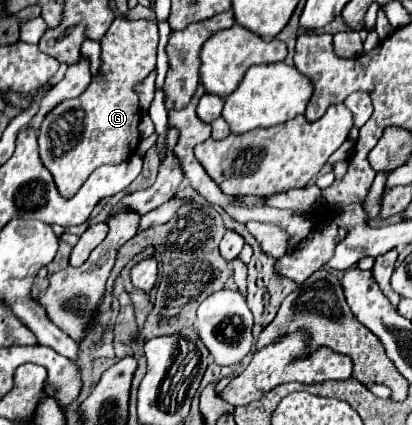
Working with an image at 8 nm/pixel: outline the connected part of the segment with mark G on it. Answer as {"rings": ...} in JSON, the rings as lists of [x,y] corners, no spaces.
{"rings":[[[116,18],[106,32],[106,36],[100,41],[102,50],[102,76],[96,76],[86,92],[74,100],[64,100],[58,104],[42,122],[42,128],[38,130],[38,144],[40,144],[40,160],[48,168],[48,172],[54,178],[54,184],[62,196],[74,196],[78,188],[84,184],[84,180],[102,164],[122,164],[122,160],[128,160],[140,142],[138,134],[138,122],[140,122],[140,108],[138,108],[138,96],[134,92],[134,86],[142,82],[148,72],[156,66],[156,50],[158,50],[158,26],[150,20],[124,20]]]}

